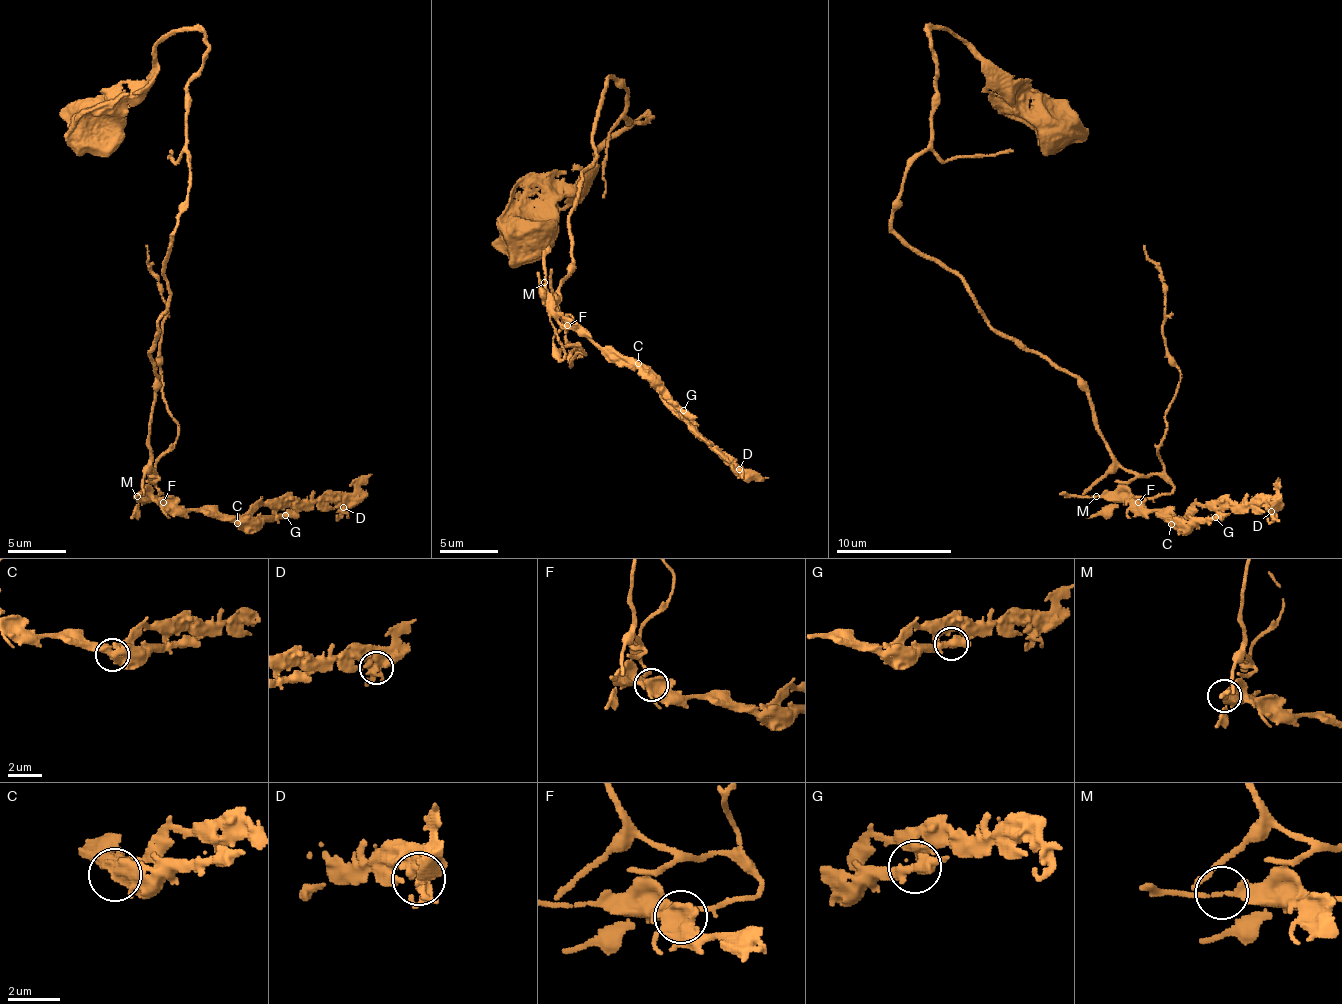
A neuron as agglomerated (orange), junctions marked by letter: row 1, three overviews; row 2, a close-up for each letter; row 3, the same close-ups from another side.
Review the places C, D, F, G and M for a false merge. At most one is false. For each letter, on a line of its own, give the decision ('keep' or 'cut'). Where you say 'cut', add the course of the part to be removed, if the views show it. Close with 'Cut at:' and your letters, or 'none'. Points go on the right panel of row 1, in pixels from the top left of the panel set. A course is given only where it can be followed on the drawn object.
C: keep
D: keep
F: keep
G: keep
M: keep
Cut at: none

